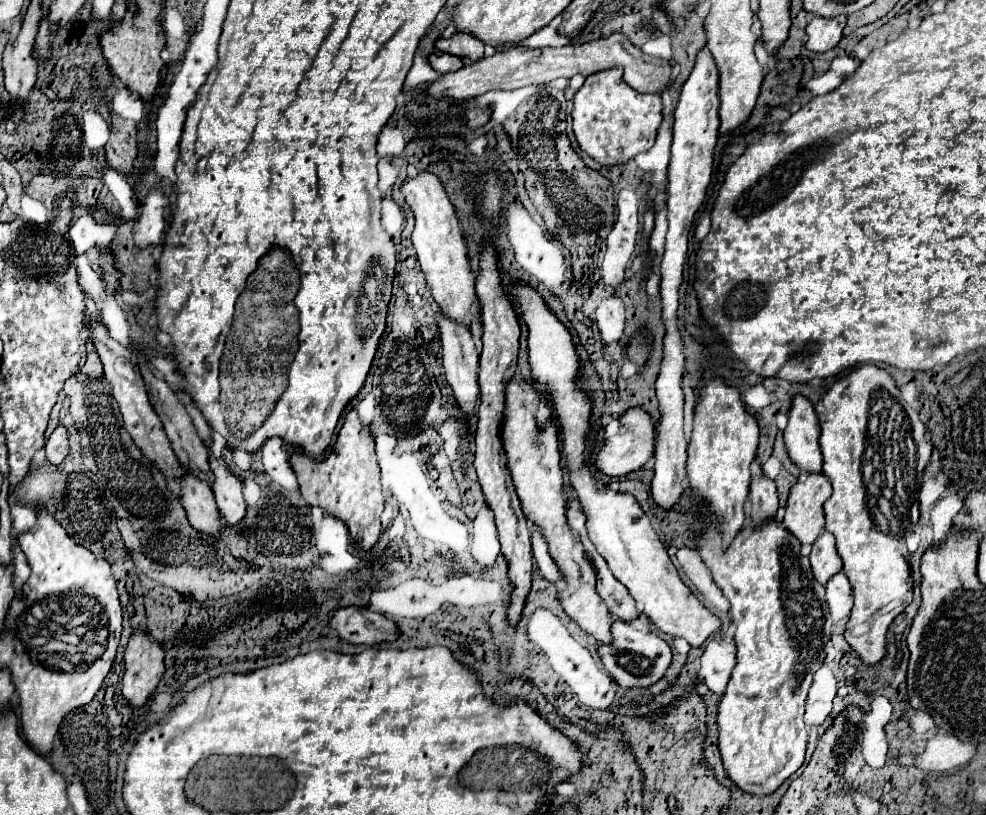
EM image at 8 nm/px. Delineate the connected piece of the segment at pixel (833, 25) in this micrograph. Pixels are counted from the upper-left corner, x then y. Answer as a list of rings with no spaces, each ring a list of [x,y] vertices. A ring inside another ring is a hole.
[[[839,15],[839,17],[815,17],[809,25],[807,25],[807,43],[805,47],[813,53],[825,53],[829,49],[833,49],[843,35],[843,27],[845,27],[847,17]]]

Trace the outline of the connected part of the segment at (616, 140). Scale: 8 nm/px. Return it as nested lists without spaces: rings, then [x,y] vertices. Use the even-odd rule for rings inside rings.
[[[609,69],[609,71],[599,71],[593,73],[585,79],[583,87],[575,93],[573,99],[573,133],[575,139],[581,147],[583,153],[587,153],[591,159],[595,159],[601,167],[613,167],[613,165],[623,165],[629,163],[635,155],[649,151],[655,143],[655,135],[657,129],[663,121],[663,103],[661,103],[661,95],[659,93],[639,93],[635,89],[631,89],[623,79],[621,79],[621,71],[617,69]]]

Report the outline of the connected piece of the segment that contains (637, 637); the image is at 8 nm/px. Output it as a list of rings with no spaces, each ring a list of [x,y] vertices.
[[[619,619],[613,623],[613,643],[599,645],[599,655],[609,675],[623,689],[647,689],[655,685],[671,667],[671,647],[667,641],[657,635],[645,635],[631,623],[621,623]]]

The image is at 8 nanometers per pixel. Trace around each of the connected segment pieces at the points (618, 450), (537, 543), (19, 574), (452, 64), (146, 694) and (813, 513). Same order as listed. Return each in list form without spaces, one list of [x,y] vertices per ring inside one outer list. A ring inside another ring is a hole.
[[[635,407],[635,409],[629,409],[621,415],[621,429],[617,435],[609,437],[605,441],[605,445],[597,451],[595,459],[593,459],[593,467],[603,473],[603,475],[609,475],[609,477],[623,477],[631,471],[637,471],[641,469],[641,465],[653,457],[653,447],[655,447],[655,429],[653,429],[653,423],[651,423],[651,417]]]
[[[529,525],[531,529],[531,543],[533,543],[533,557],[537,561],[537,567],[541,569],[541,573],[547,577],[547,581],[551,583],[561,583],[561,573],[557,571],[557,565],[553,563],[553,559],[549,559],[549,553],[545,551],[545,539],[541,539],[541,533],[537,531],[537,527]]]
[[[17,551],[15,557],[17,559],[15,559],[15,579],[13,579],[13,583],[15,583],[15,591],[21,593],[21,587],[29,577],[29,565],[25,565],[25,557],[21,555],[21,551]]]
[[[433,51],[429,55],[429,65],[437,71],[437,73],[449,73],[449,71],[457,71],[463,67],[463,59],[457,57],[449,57],[443,51]]]
[[[137,629],[125,645],[125,677],[123,695],[135,707],[141,707],[155,691],[165,667],[163,647],[147,637],[147,631]]]
[[[807,475],[805,481],[797,481],[791,487],[789,493],[789,501],[785,507],[785,517],[783,517],[783,527],[799,539],[801,545],[813,545],[815,539],[821,535],[823,531],[823,523],[825,523],[825,515],[823,515],[823,503],[829,499],[831,495],[831,487],[829,487],[829,479],[825,479],[825,475]]]

